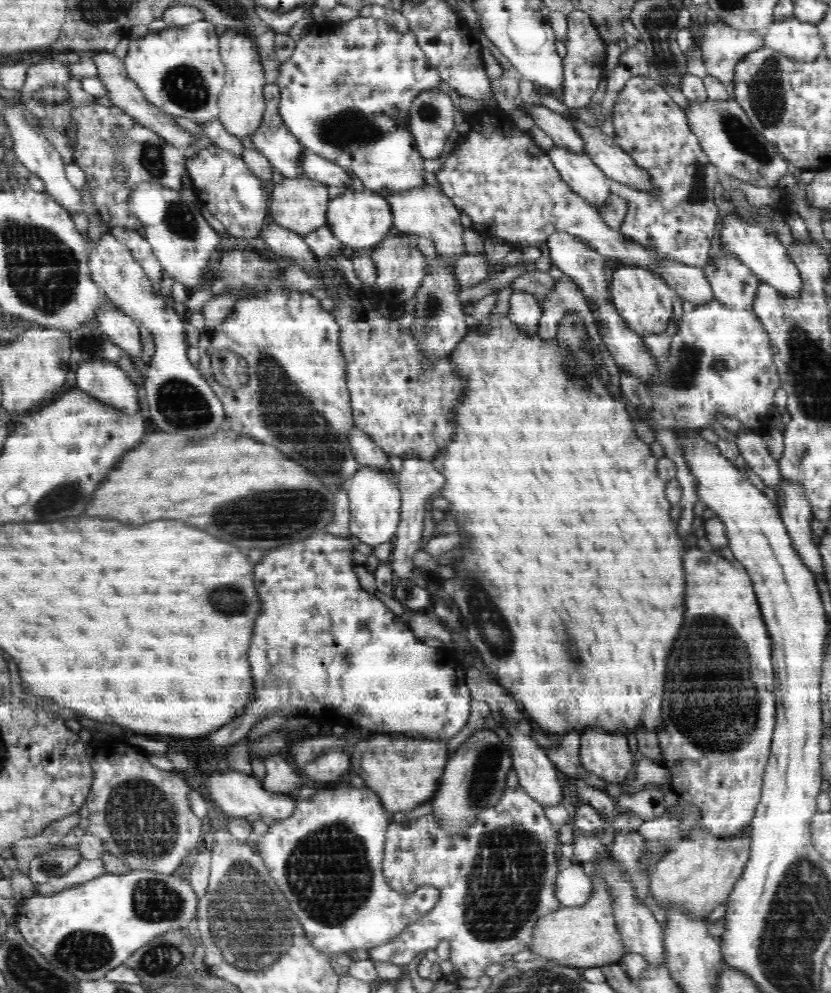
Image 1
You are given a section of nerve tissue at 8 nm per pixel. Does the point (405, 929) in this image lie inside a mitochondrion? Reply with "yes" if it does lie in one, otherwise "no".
no

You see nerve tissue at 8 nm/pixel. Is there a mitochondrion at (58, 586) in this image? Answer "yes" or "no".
no

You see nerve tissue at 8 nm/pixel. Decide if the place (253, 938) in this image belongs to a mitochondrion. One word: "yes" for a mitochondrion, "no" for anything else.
yes

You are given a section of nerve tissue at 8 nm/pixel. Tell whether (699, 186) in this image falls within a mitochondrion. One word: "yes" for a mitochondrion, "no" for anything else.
yes

